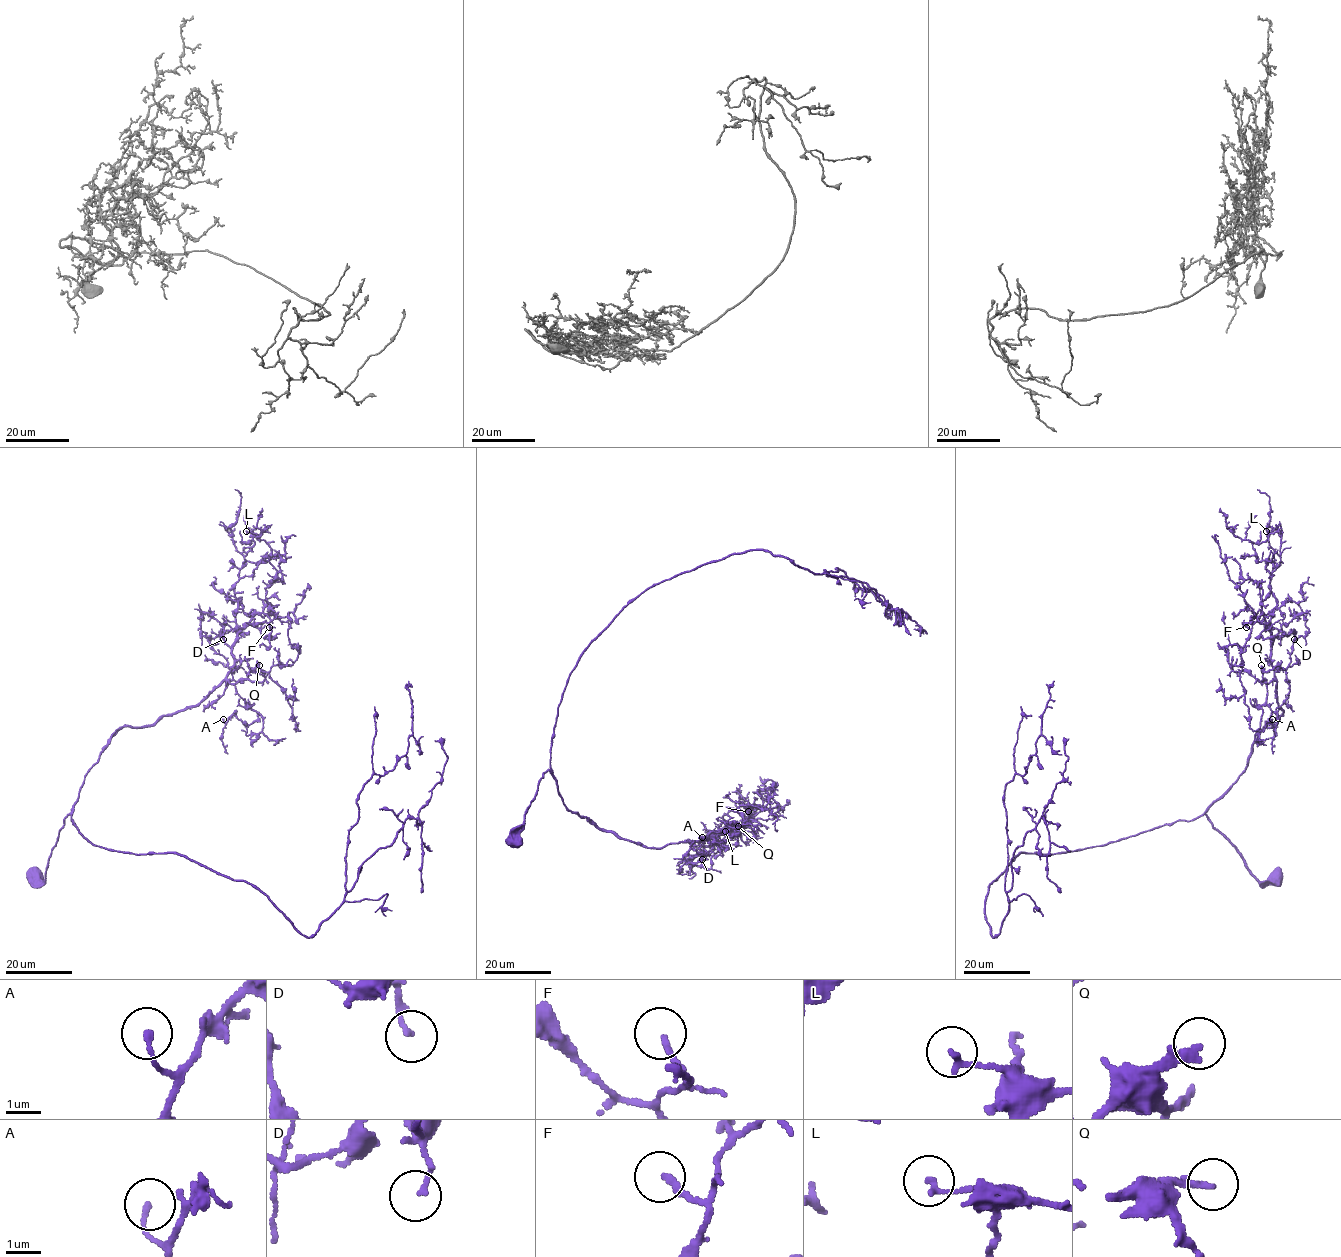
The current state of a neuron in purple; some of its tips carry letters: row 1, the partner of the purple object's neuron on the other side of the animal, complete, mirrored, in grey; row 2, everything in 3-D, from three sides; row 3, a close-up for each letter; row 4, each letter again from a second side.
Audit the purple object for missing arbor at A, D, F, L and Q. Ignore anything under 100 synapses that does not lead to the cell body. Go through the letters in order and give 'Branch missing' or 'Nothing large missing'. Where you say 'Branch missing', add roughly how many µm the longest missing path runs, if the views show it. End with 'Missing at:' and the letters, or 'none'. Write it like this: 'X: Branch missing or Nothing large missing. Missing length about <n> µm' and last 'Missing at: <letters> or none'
A: Nothing large missing
D: Nothing large missing
F: Nothing large missing
L: Nothing large missing
Q: Branch missing. Missing length about 35 µm
Missing at: Q

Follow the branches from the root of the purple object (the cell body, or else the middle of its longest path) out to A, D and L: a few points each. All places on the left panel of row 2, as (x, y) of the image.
A: (36, 879), (45, 879), (85, 775), (119, 730), (197, 706), (228, 680), (258, 718), (246, 725), (223, 719)
D: (36, 879), (45, 879), (64, 819), (108, 740), (124, 726), (197, 706), (233, 664), (223, 639)
L: (36, 879), (108, 740), (197, 706), (233, 664), (234, 583), (254, 542), (246, 531)

